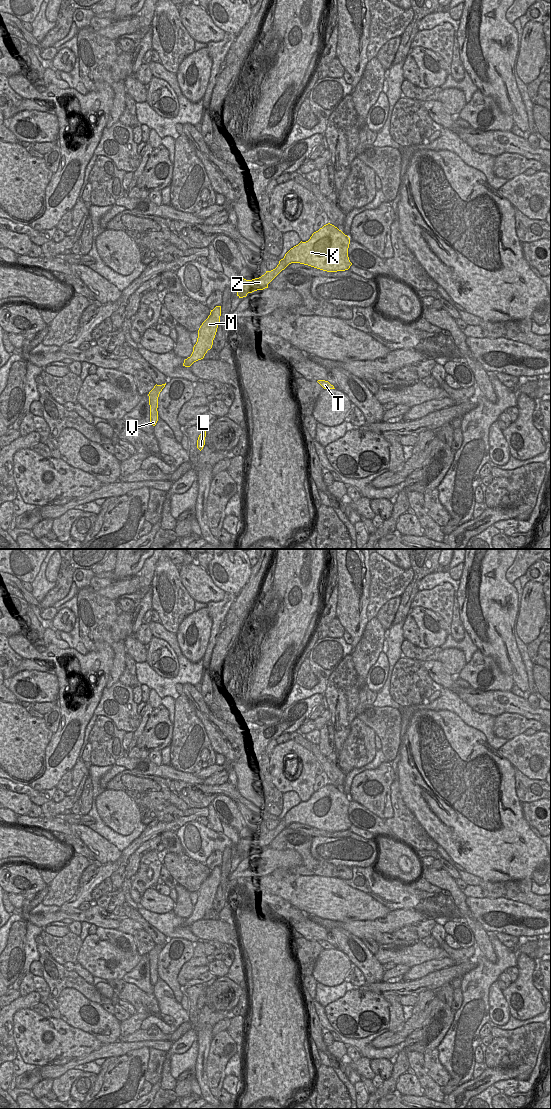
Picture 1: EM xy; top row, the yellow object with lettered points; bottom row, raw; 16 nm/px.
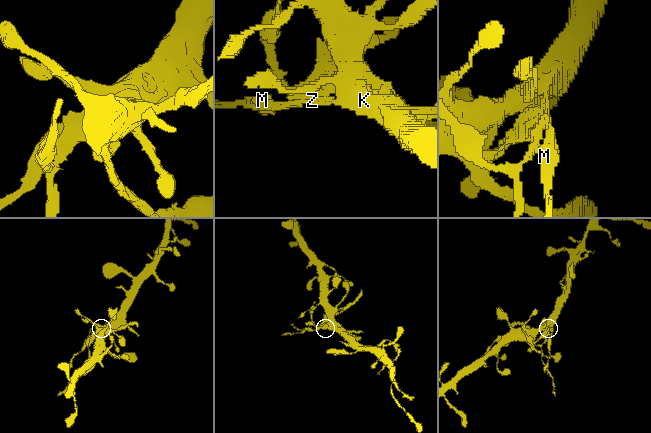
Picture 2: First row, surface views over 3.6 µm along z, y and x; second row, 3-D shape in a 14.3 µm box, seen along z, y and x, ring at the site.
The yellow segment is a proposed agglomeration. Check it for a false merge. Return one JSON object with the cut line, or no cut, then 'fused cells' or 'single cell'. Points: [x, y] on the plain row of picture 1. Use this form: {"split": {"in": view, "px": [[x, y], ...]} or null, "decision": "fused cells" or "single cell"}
{"split": {"in": "xy", "px": [[276, 827], [280, 831]]}, "decision": "fused cells"}

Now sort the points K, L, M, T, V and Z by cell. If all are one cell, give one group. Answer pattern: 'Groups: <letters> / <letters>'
Groups: K T / L M V Z

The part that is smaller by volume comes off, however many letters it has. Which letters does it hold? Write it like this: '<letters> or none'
L, M, V, Z

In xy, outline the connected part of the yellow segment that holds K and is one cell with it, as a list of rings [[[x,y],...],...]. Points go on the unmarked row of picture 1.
[[[328,783],[308,801],[291,808],[276,828],[279,832],[291,823],[300,823],[327,832],[345,831],[352,825],[348,817],[349,804],[350,798]]]

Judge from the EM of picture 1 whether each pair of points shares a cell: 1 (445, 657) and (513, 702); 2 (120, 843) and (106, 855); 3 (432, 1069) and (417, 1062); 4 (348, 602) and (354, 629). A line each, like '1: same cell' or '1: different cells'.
1: different cells
2: different cells
3: different cells
4: same cell

